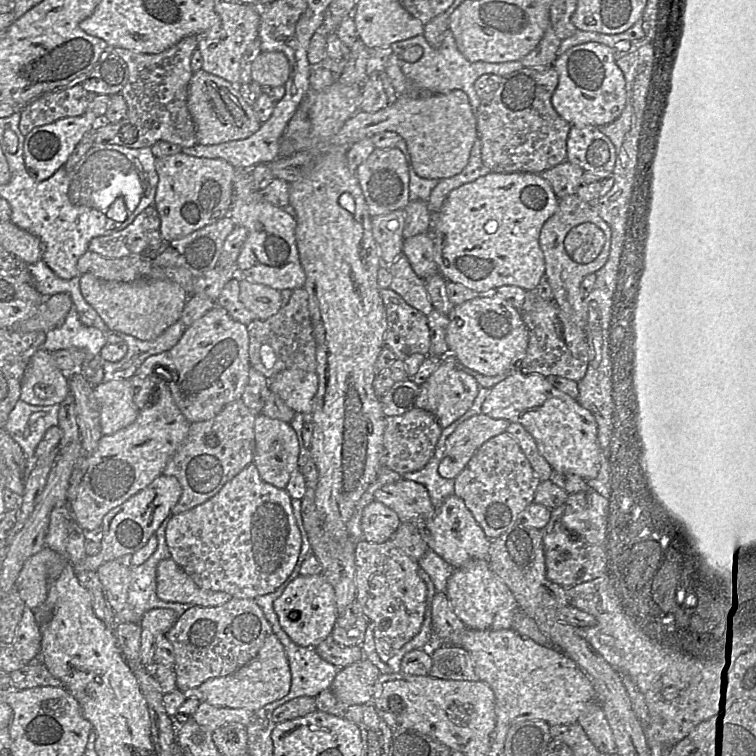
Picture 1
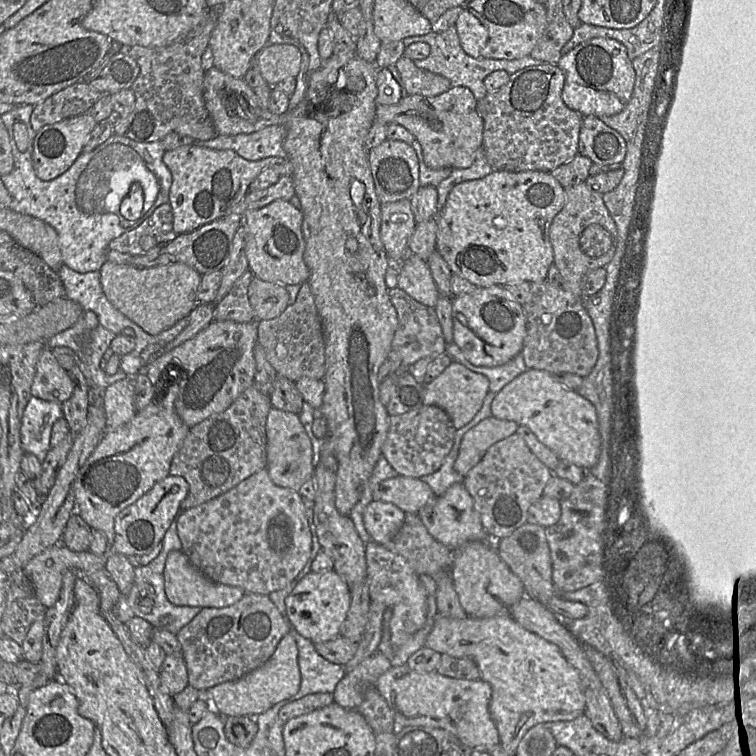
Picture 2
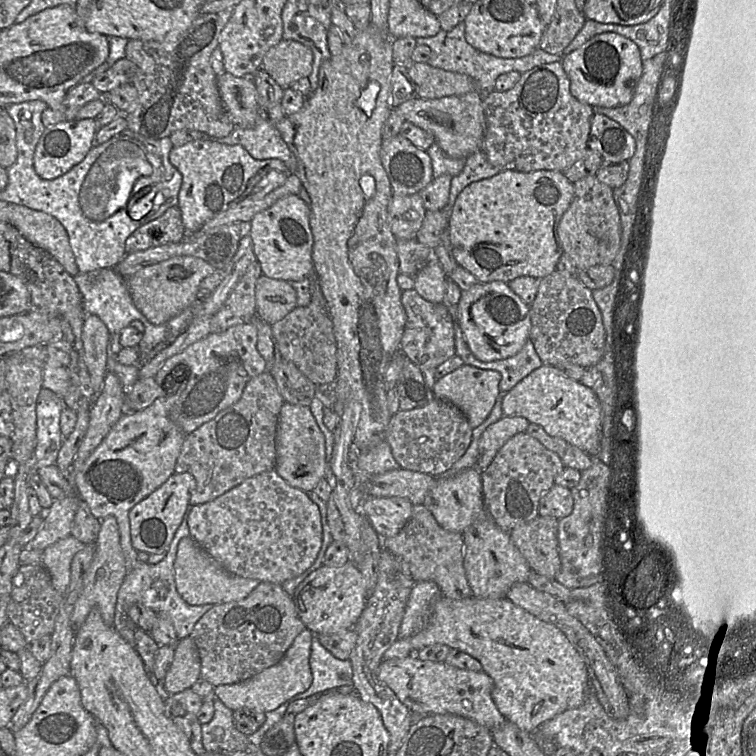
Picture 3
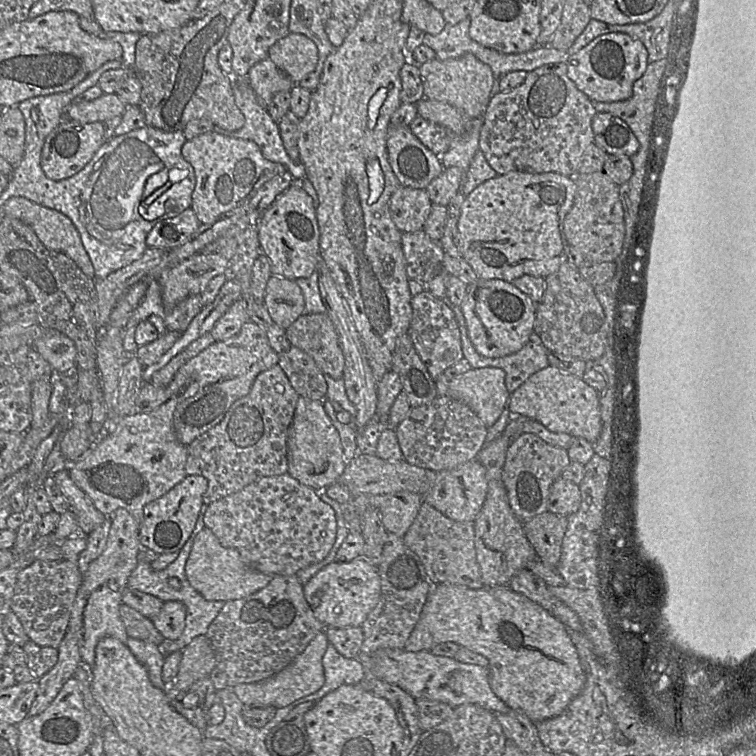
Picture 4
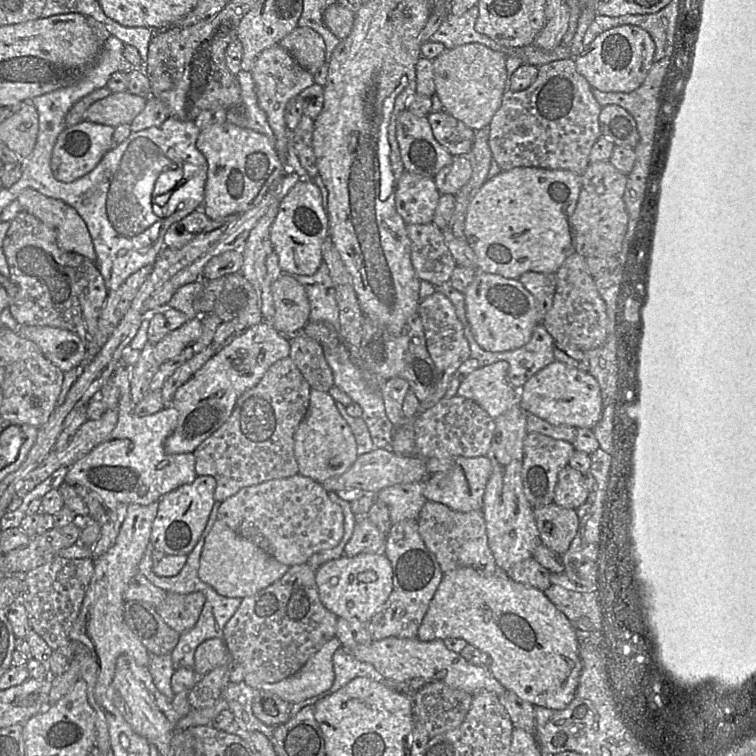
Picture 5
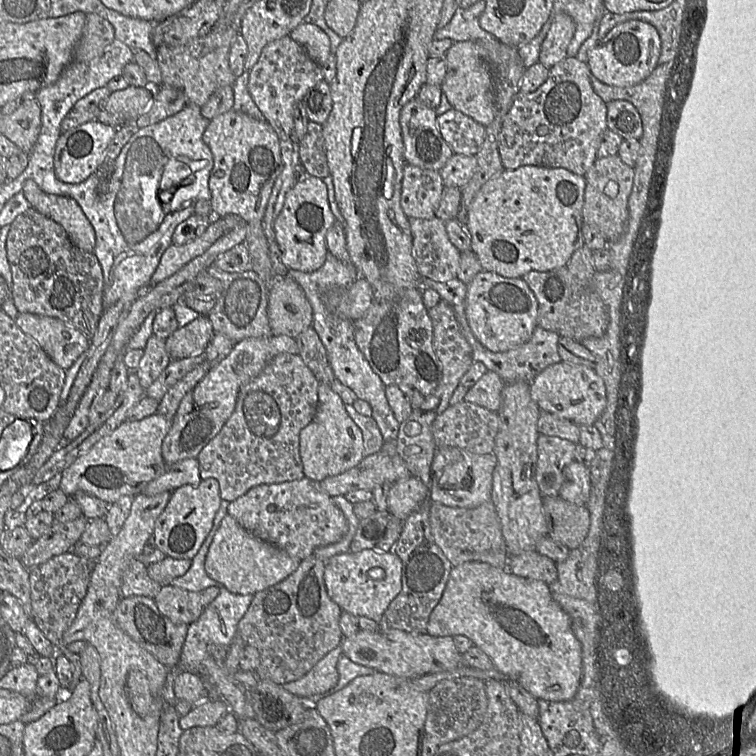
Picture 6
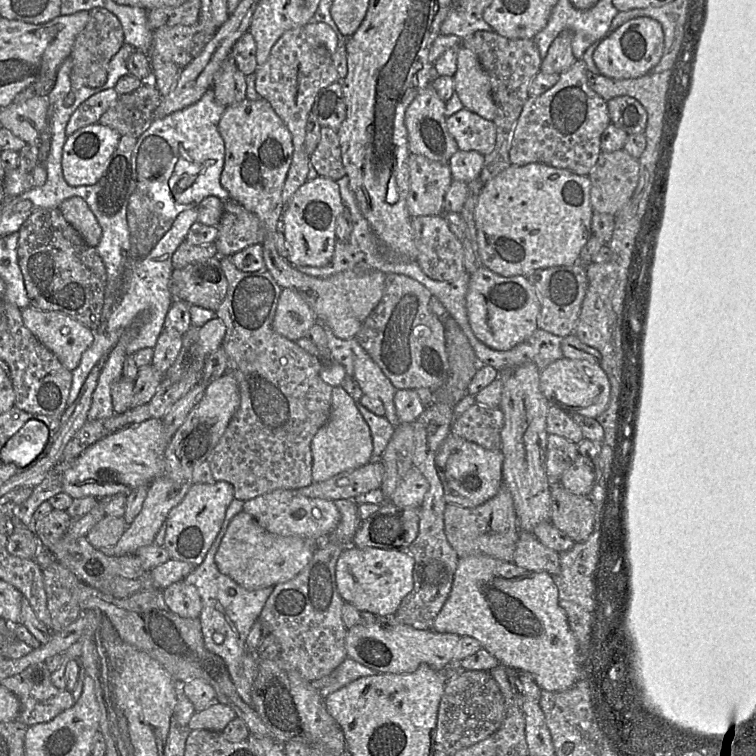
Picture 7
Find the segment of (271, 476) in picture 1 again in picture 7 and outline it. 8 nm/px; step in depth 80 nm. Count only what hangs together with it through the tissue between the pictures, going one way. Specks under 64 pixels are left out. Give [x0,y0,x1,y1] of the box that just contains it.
[311,386,374,483]

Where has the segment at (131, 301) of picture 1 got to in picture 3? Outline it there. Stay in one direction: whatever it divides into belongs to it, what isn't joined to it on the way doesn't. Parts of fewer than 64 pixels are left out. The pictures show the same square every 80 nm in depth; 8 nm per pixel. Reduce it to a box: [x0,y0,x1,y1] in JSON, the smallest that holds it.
[123,256,215,325]

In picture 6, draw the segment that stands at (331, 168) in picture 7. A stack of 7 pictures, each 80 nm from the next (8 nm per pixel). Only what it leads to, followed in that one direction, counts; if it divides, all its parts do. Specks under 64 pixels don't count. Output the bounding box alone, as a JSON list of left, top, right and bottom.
[299,121,330,179]

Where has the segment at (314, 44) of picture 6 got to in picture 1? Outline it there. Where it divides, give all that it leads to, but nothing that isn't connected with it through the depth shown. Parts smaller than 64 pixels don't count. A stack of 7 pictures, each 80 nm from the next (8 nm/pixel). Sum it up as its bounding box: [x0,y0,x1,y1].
[252,51,289,89]

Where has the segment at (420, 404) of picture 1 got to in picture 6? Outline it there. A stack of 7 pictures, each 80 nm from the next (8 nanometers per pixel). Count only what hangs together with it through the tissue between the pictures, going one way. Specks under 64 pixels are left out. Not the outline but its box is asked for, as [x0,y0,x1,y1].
[464,370,505,412]

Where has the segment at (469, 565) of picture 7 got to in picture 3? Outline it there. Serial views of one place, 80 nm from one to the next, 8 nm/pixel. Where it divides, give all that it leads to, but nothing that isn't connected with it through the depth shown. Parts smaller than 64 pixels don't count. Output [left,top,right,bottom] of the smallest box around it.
[384,596,587,733]

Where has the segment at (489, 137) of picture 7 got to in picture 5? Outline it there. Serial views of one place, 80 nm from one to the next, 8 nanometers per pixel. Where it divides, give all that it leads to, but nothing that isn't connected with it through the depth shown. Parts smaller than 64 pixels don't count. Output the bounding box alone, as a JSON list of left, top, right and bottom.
[427,111,475,157]

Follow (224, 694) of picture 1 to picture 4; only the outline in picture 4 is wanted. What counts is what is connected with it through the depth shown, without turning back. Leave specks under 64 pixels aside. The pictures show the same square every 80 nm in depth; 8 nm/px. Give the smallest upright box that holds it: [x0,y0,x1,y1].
[232,632,329,709]

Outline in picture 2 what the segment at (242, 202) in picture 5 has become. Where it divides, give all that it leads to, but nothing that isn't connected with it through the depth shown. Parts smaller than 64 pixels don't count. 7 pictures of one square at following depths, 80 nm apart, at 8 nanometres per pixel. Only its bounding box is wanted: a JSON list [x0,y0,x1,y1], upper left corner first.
[163,143,293,235]

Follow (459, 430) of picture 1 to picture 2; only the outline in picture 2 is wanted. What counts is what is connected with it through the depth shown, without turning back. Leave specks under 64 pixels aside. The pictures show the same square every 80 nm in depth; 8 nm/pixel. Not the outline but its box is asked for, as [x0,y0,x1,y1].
[454,416,518,475]

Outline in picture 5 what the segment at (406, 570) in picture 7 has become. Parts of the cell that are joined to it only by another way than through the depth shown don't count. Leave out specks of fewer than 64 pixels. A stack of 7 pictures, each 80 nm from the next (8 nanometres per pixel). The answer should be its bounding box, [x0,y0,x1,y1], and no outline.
[316,553,393,622]

